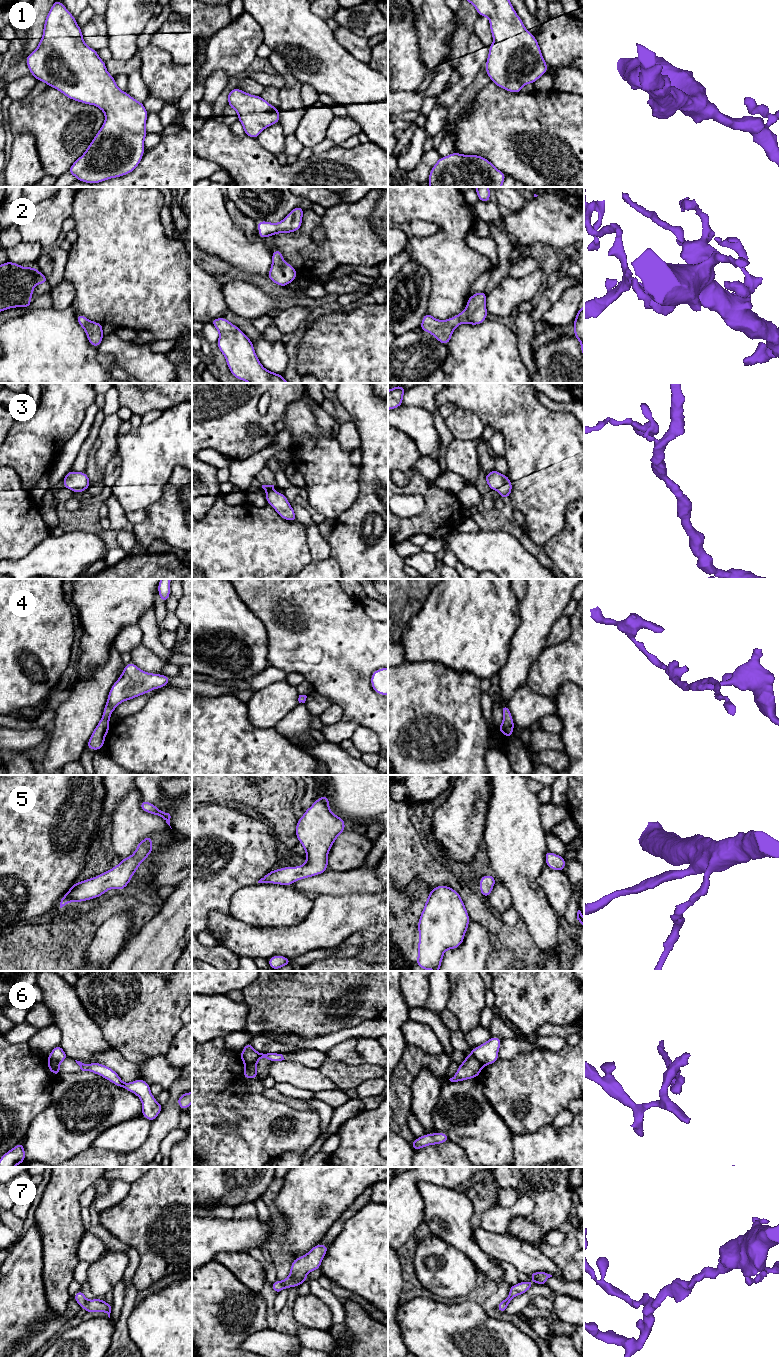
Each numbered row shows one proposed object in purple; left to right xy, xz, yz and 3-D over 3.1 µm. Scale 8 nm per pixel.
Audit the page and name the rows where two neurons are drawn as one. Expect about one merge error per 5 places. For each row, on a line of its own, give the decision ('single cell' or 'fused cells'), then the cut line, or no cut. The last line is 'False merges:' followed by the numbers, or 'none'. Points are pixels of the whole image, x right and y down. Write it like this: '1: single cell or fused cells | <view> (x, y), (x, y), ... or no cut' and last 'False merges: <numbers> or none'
1: single cell | no cut
2: single cell | no cut
3: single cell | no cut
4: single cell | no cut
5: single cell | no cut
6: fused cells | xz (259, 1053), (254, 1060), (244, 1063)
7: single cell | no cut
False merges: 6

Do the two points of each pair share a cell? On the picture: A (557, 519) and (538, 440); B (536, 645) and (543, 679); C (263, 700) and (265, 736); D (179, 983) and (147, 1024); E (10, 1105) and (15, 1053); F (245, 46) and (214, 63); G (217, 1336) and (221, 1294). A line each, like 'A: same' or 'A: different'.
A: same
B: different
C: different
D: same
E: same
F: same
G: same

